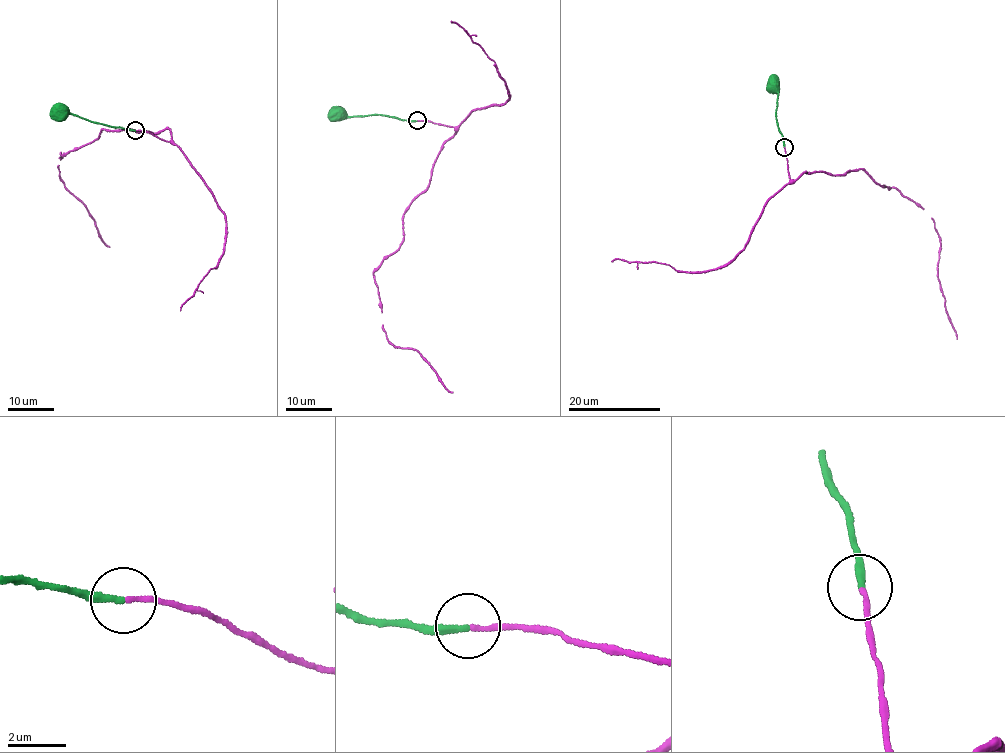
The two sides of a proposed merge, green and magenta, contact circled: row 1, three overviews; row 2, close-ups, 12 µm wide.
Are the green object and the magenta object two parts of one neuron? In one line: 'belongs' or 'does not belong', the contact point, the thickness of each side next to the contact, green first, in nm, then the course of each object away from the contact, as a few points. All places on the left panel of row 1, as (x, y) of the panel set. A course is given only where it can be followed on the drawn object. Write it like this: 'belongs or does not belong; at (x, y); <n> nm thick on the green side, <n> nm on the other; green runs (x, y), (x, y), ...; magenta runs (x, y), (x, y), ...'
belongs; at (135, 130); 260 nm thick on the green side, 180 nm on the other; green runs (136, 130), (94, 123), (59, 112); magenta runs (136, 130), (171, 137), (168, 129), (106, 129), (61, 152), (64, 187), (109, 247)

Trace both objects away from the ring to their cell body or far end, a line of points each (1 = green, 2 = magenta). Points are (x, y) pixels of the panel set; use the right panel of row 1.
1: (784, 147), (775, 114), (778, 94), (773, 83)
2: (784, 147), (792, 179), (805, 171), (860, 169), (924, 209), (939, 239), (938, 277), (957, 339)

